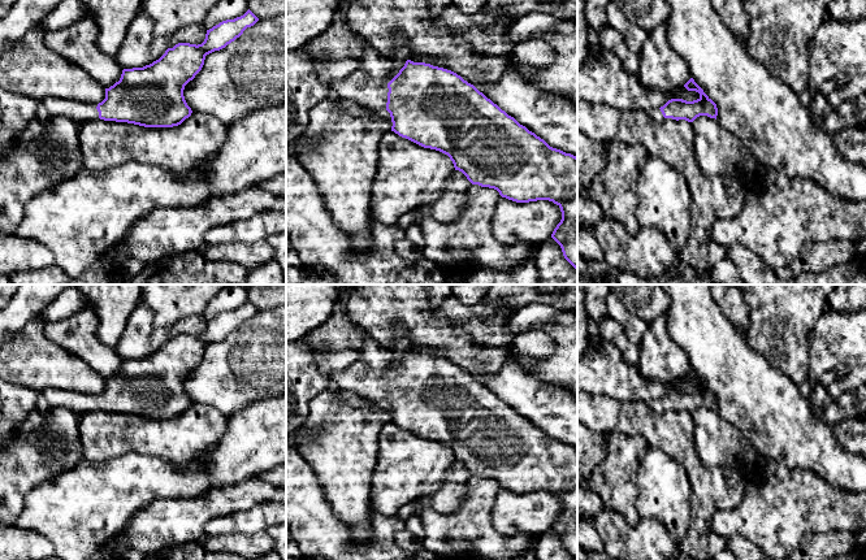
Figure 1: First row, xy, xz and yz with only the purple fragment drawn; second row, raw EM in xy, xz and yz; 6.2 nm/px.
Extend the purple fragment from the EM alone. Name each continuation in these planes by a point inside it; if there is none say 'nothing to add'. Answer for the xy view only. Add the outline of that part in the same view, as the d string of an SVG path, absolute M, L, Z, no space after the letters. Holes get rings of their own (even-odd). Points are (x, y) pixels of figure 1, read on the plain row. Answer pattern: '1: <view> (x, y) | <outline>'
1: xy (79, 403) | M51 387L43 390L40 396L52 407L65 407L79 416L90 411L100 411L96 400L98 394L82 394Z

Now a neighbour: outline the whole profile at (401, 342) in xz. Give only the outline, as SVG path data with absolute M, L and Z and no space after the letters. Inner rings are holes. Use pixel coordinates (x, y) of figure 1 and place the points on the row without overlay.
M395 325L393 327L394 338L390 351L393 352L394 361L400 361L406 352L410 351L410 335L402 325Z

